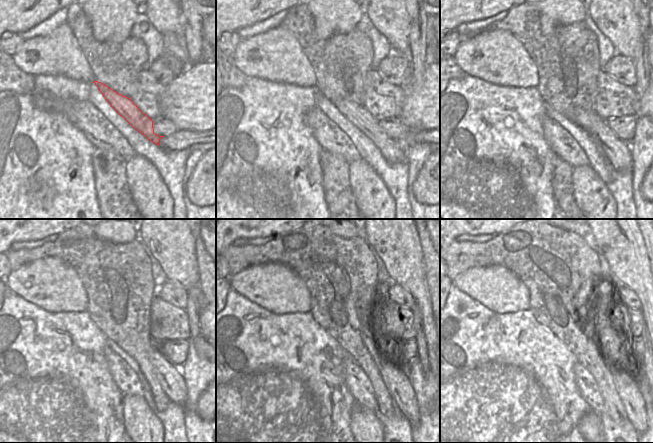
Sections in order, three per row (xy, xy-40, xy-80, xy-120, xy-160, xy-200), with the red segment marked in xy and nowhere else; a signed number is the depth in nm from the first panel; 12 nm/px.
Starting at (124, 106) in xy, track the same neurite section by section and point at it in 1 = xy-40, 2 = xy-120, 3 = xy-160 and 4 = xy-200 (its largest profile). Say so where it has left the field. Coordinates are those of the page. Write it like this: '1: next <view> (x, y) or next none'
1: next xy-40 (358, 115)
2: next xy-120 (170, 377)
3: next xy-160 (395, 378)
4: next xy-200 (629, 393)

